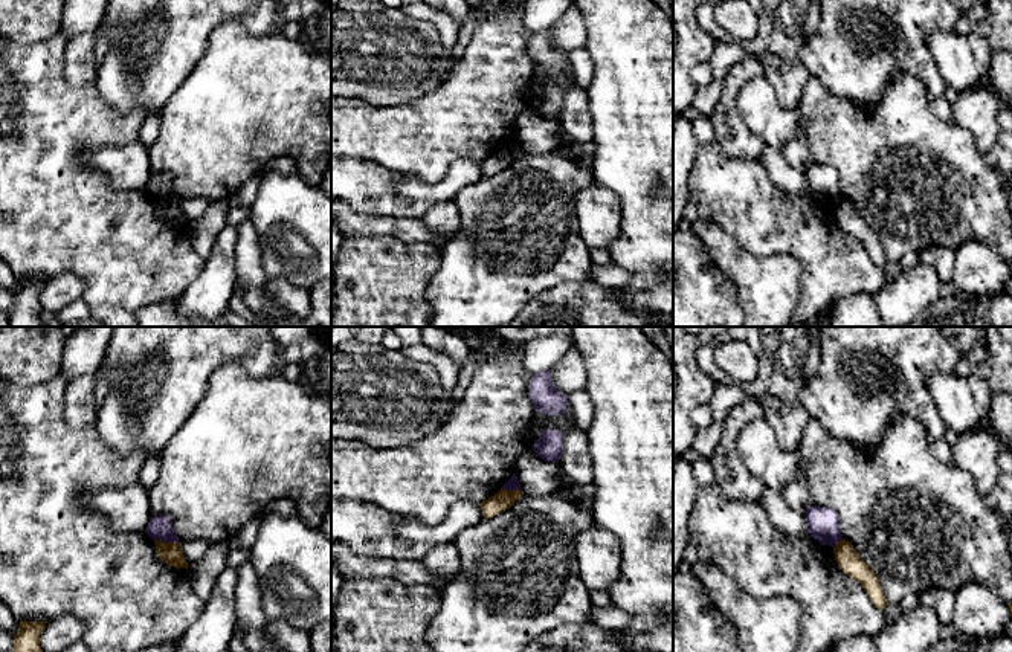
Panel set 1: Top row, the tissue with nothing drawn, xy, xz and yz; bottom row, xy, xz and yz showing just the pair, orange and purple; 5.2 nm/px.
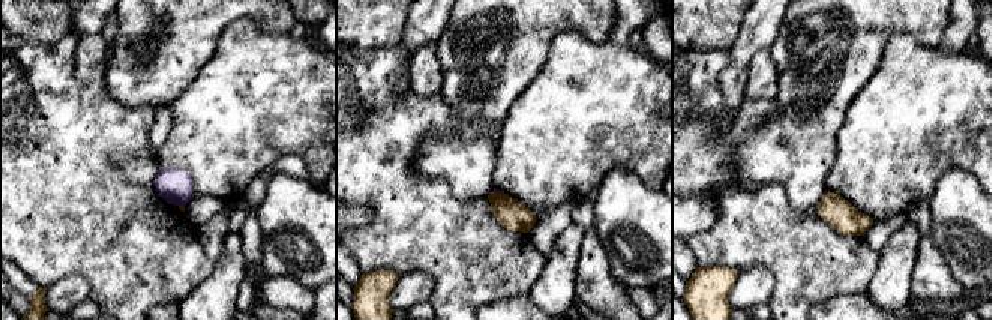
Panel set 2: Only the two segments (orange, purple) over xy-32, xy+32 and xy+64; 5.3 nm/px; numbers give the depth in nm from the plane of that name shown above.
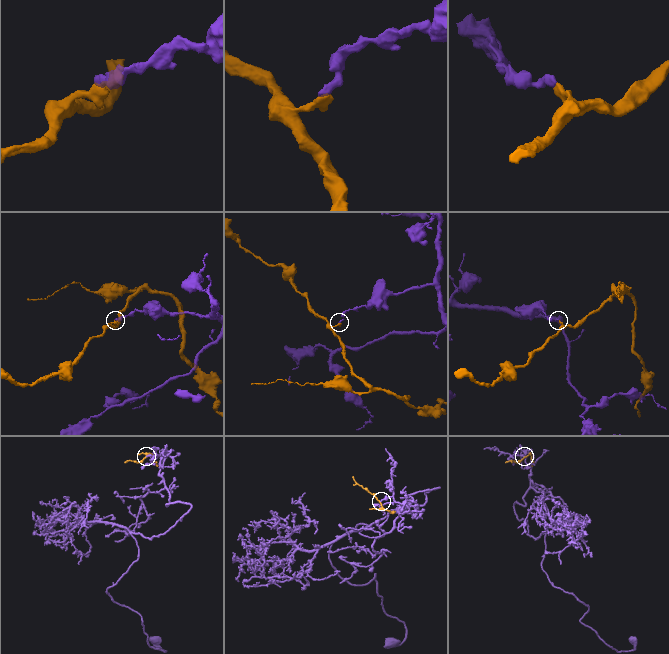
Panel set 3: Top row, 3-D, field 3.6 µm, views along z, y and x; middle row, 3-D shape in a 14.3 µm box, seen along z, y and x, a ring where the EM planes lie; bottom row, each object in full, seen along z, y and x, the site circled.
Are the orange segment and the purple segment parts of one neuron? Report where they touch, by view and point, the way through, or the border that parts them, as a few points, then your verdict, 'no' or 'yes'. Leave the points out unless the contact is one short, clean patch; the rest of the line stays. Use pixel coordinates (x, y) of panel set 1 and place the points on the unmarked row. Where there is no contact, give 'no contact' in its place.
contact xy (167, 200); border xy (154, 197), (179, 200); no

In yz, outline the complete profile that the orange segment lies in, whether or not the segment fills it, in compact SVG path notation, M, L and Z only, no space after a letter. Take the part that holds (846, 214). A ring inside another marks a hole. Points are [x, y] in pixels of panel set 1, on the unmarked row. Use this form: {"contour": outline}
{"contour": "M841 197L833 205L833 212L838 224L853 238L862 243L873 263L881 269L888 260L884 253L881 241L870 224L859 215L853 203Z"}

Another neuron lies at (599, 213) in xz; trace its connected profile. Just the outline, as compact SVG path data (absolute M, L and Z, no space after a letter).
M591 185L575 197L579 235L589 249L608 249L621 232L621 205L611 191Z

